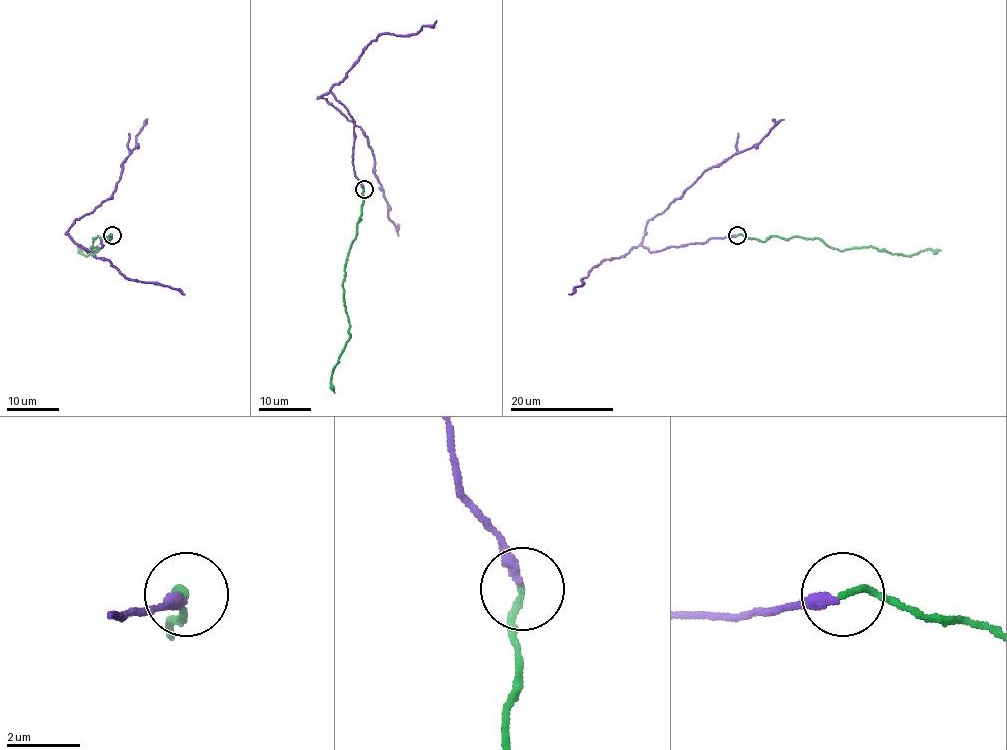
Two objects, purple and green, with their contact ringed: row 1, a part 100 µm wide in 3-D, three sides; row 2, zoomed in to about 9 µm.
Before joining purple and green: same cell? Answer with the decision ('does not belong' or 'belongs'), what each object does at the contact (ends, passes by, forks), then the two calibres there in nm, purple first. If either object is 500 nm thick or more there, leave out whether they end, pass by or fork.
belongs | purple ends | green ends | 260/150 nm

